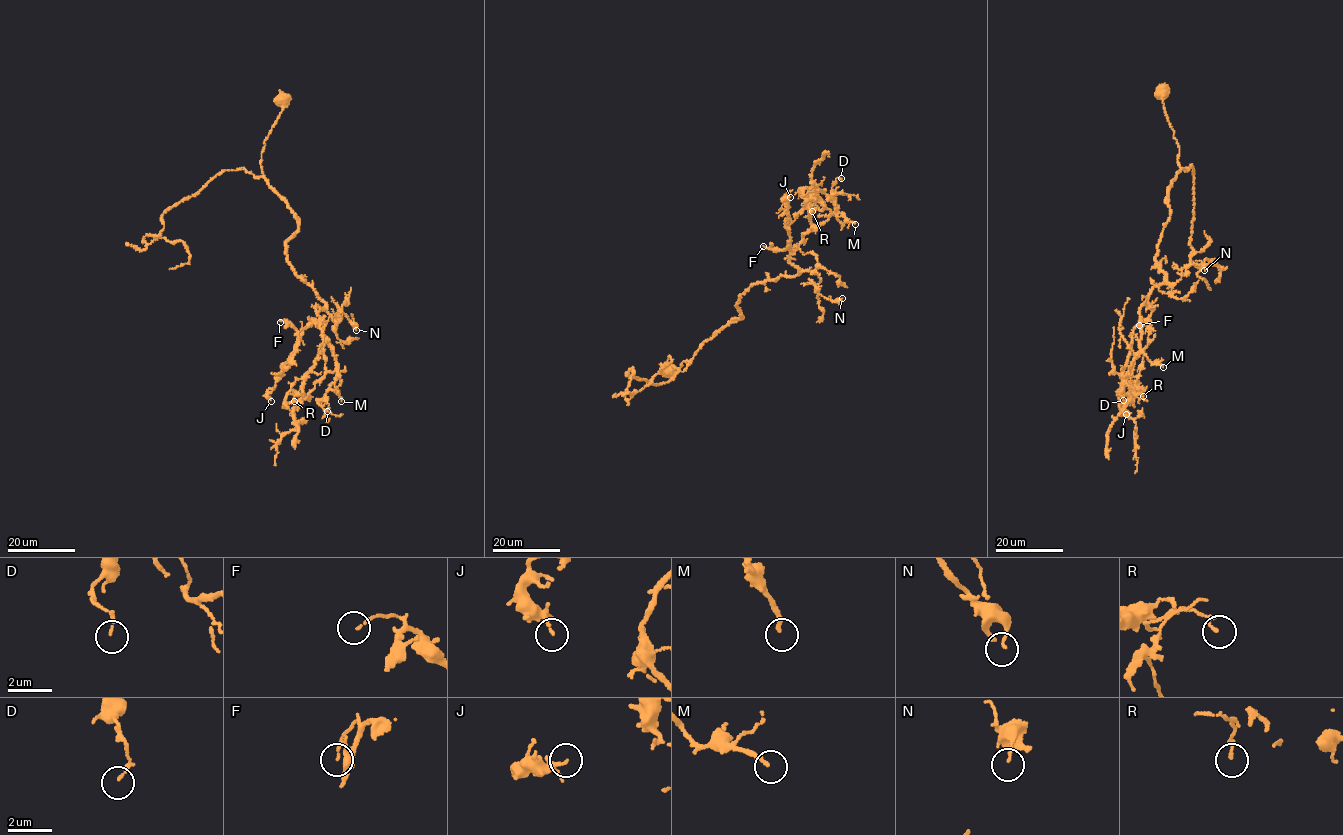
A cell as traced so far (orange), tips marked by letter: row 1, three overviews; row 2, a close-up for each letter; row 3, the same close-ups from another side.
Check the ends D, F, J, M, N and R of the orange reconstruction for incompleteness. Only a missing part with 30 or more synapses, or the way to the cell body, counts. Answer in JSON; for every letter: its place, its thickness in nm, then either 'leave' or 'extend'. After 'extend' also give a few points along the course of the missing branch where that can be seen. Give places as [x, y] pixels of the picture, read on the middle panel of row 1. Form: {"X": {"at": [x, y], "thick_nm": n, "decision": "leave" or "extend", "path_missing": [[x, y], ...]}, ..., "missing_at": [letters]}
{"D": {"at": [841, 178], "thick_nm": 120, "decision": "leave"}, "F": {"at": [763, 246], "thick_nm": 100, "decision": "leave"}, "J": {"at": [790, 197], "thick_nm": 90, "decision": "leave"}, "M": {"at": [855, 224], "thick_nm": 180, "decision": "extend", "path_missing": [[855, 224], [863, 226], [859, 250], [864, 259], [864, 268], [869, 268]]}, "N": {"at": [842, 298], "thick_nm": 100, "decision": "leave"}, "R": {"at": [812, 211], "thick_nm": 150, "decision": "leave"}, "missing_at": ["M"]}

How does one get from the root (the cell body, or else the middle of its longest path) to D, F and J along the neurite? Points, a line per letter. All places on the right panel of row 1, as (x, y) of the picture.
D: (1162, 93), (1180, 168), (1155, 258), (1166, 279), (1140, 309), (1140, 354), (1123, 400)
F: (1162, 93), (1180, 169), (1168, 189), (1170, 215), (1155, 258), (1166, 279), (1149, 296), (1150, 324), (1139, 325)
J: (1162, 93), (1180, 169), (1155, 258), (1166, 279), (1148, 299), (1148, 345), (1126, 414)

